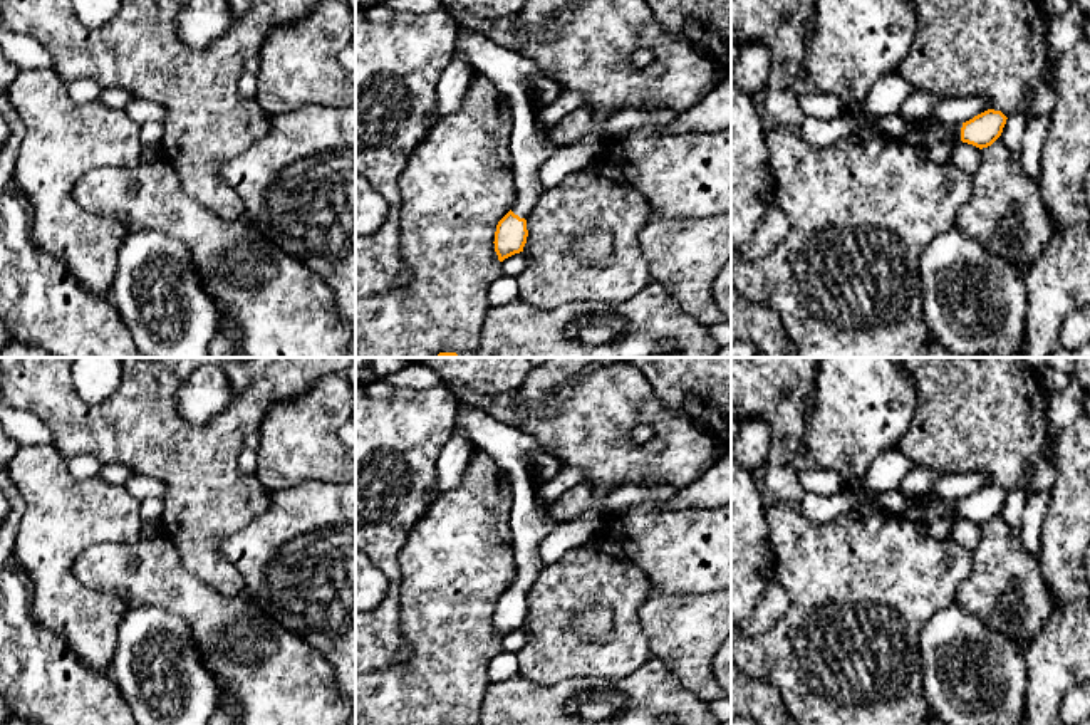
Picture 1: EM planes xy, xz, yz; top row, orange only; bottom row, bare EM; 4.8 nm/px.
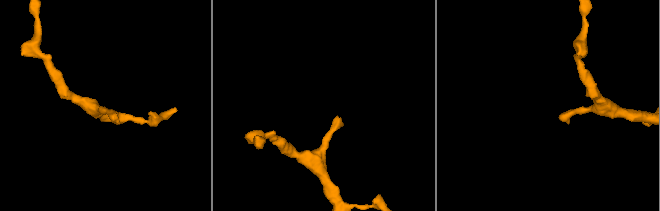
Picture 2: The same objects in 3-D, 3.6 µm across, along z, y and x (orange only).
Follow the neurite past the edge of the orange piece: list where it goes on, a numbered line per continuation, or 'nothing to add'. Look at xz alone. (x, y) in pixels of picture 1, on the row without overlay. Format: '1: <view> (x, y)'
1: xz (508, 445)

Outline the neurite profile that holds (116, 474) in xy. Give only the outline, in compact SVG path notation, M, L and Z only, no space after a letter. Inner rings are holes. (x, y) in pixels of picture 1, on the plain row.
M106 463L99 472L99 478L111 485L124 485L132 475L134 470L124 463Z

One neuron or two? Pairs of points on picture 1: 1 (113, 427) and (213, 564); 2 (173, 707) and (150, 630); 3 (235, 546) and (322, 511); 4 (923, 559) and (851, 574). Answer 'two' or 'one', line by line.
1: one
2: one
3: one
4: one

